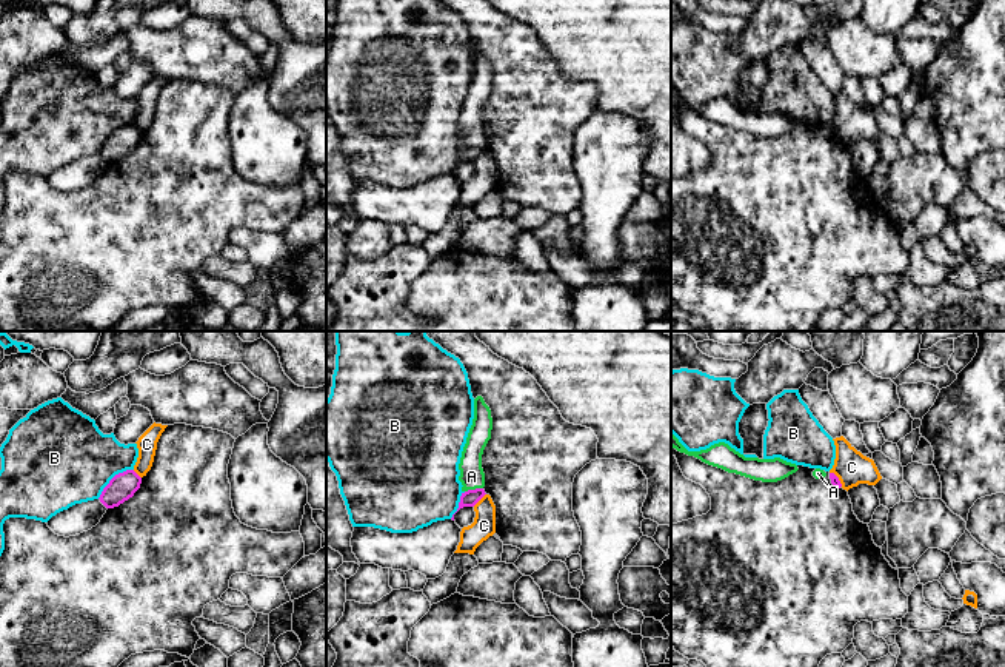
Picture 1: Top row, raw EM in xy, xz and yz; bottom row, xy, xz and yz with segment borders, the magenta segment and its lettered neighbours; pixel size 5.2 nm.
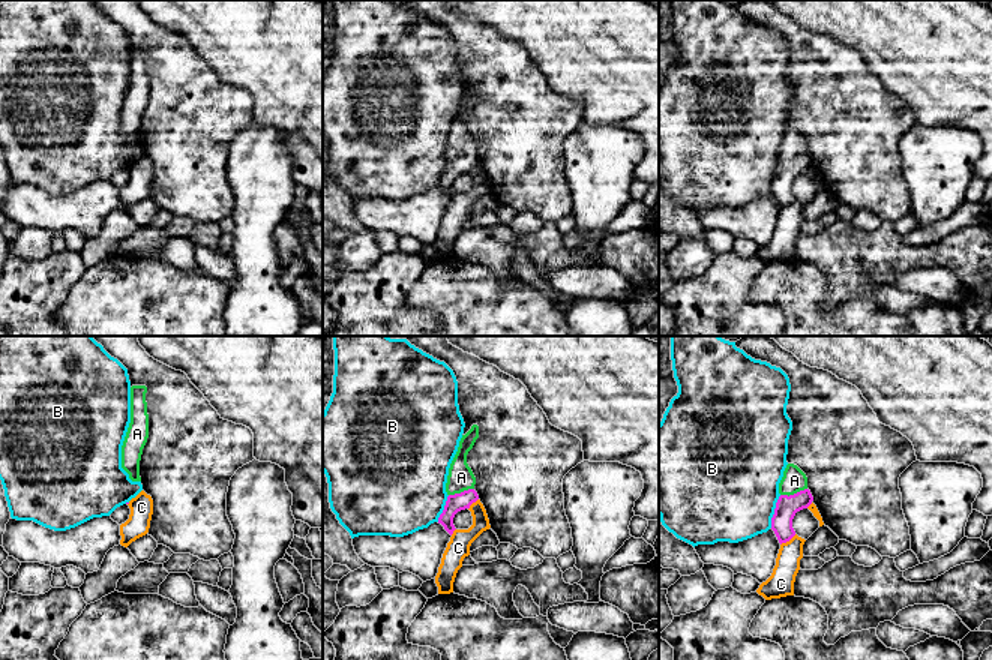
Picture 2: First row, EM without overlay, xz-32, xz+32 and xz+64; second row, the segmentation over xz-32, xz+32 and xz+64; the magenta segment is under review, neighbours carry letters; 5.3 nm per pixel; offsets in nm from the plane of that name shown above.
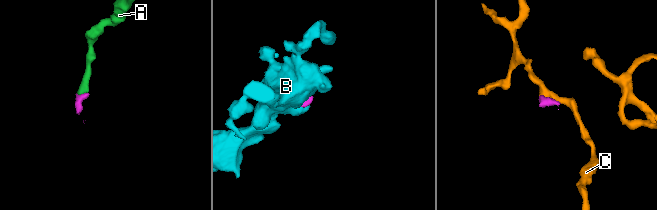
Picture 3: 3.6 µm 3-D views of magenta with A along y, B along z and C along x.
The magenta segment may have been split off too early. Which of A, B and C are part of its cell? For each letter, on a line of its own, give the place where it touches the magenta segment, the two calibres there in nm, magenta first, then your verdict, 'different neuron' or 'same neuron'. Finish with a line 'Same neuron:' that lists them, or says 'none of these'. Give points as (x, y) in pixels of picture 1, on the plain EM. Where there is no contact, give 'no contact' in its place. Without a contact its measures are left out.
A: meets magenta in xz at (473, 145); 90 nm thick on the magenta side, 130 nm on the other; same neuron
B: meets magenta in xy at (113, 133); 140 nm thick on the magenta side, 460 nm on the other; different neuron
C: meets magenta in xz at (479, 154); 90 nm thick on the magenta side, 120 nm on the other; different neuron
Same neuron: A

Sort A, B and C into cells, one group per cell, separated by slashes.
A / B / C

